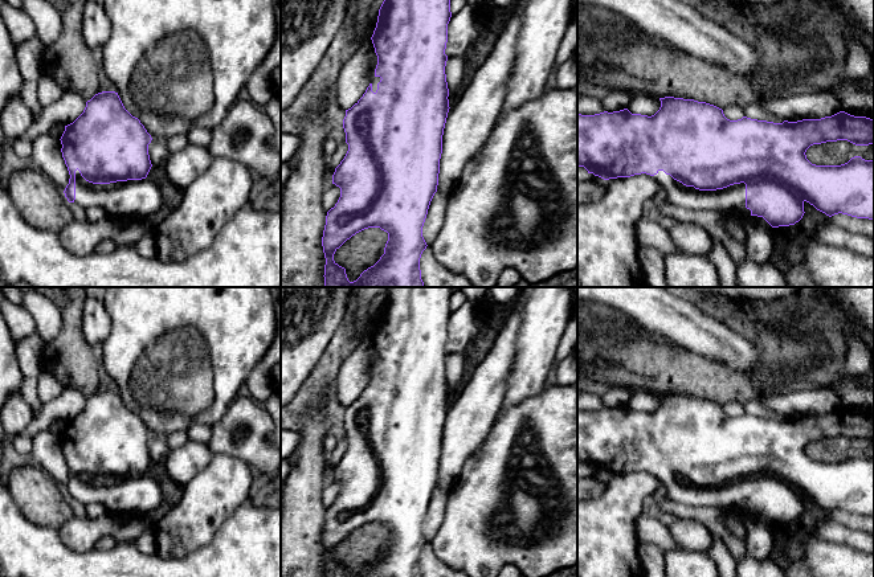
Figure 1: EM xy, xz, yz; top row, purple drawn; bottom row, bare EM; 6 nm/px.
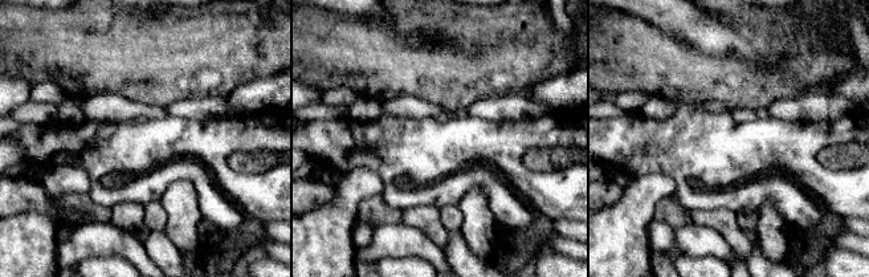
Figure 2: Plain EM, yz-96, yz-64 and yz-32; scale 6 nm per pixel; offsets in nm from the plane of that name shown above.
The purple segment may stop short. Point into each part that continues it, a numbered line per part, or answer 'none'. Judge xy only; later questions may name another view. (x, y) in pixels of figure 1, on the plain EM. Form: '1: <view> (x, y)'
1: xy (129, 496)

